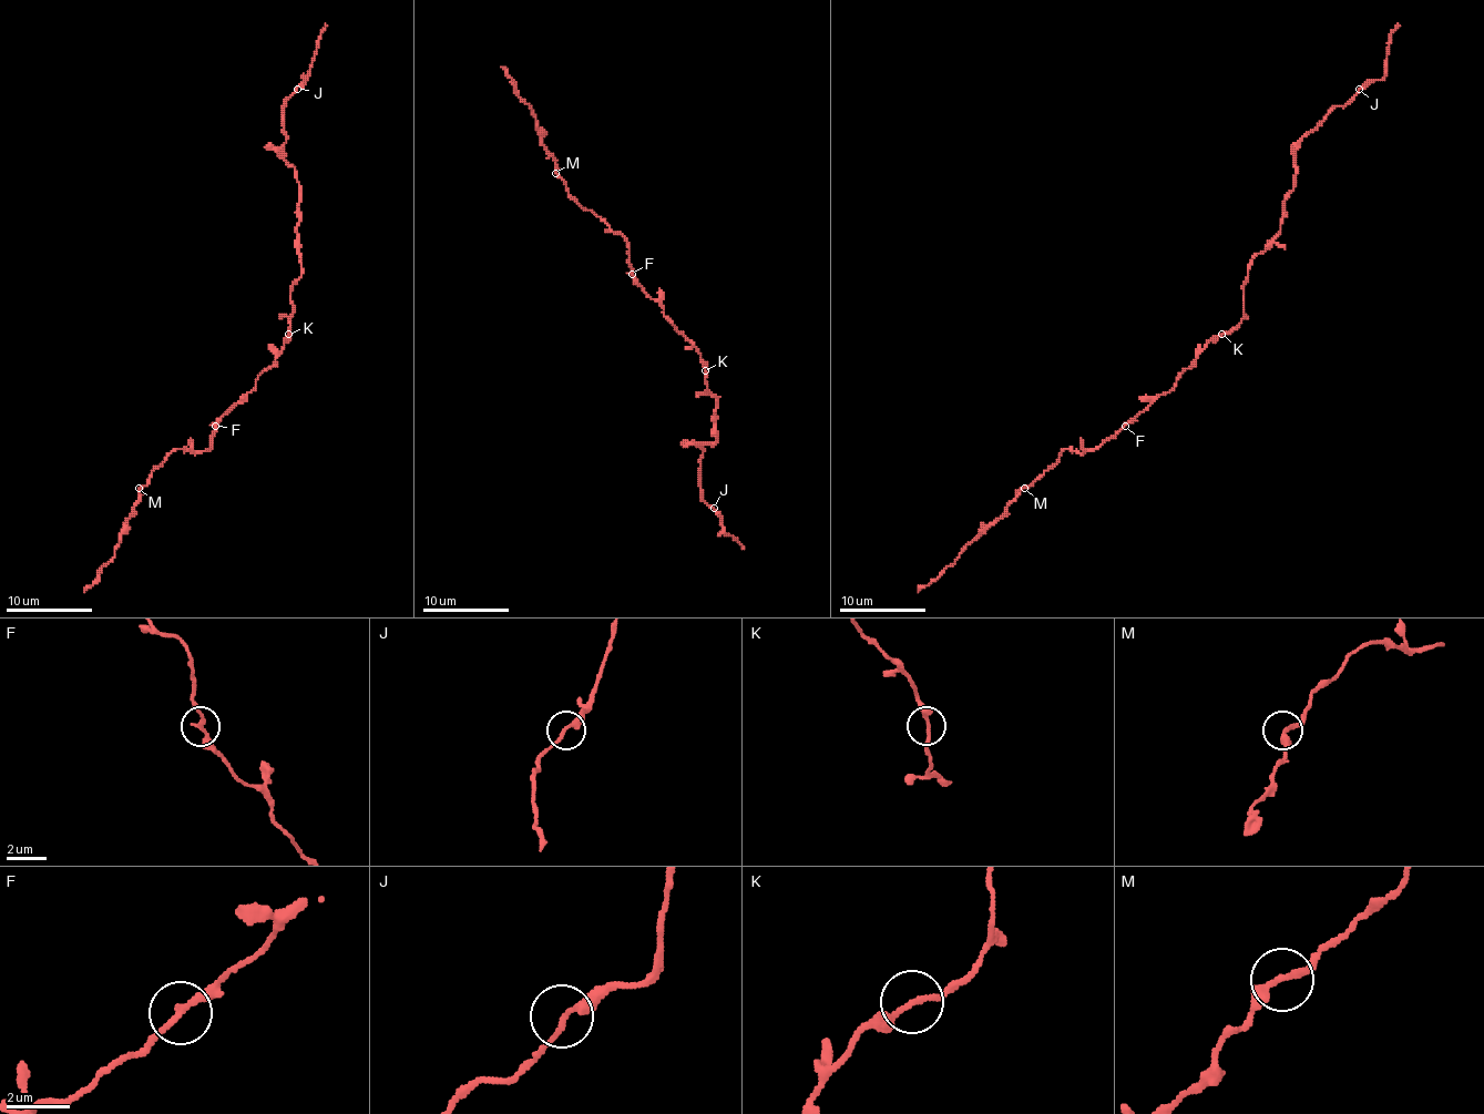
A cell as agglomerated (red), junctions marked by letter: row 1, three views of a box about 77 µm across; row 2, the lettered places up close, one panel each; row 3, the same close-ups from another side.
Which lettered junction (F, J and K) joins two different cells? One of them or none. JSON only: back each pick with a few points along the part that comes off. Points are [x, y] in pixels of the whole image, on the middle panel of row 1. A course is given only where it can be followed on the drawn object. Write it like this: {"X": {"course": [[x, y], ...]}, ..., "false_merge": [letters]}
{"false_merge": []}

